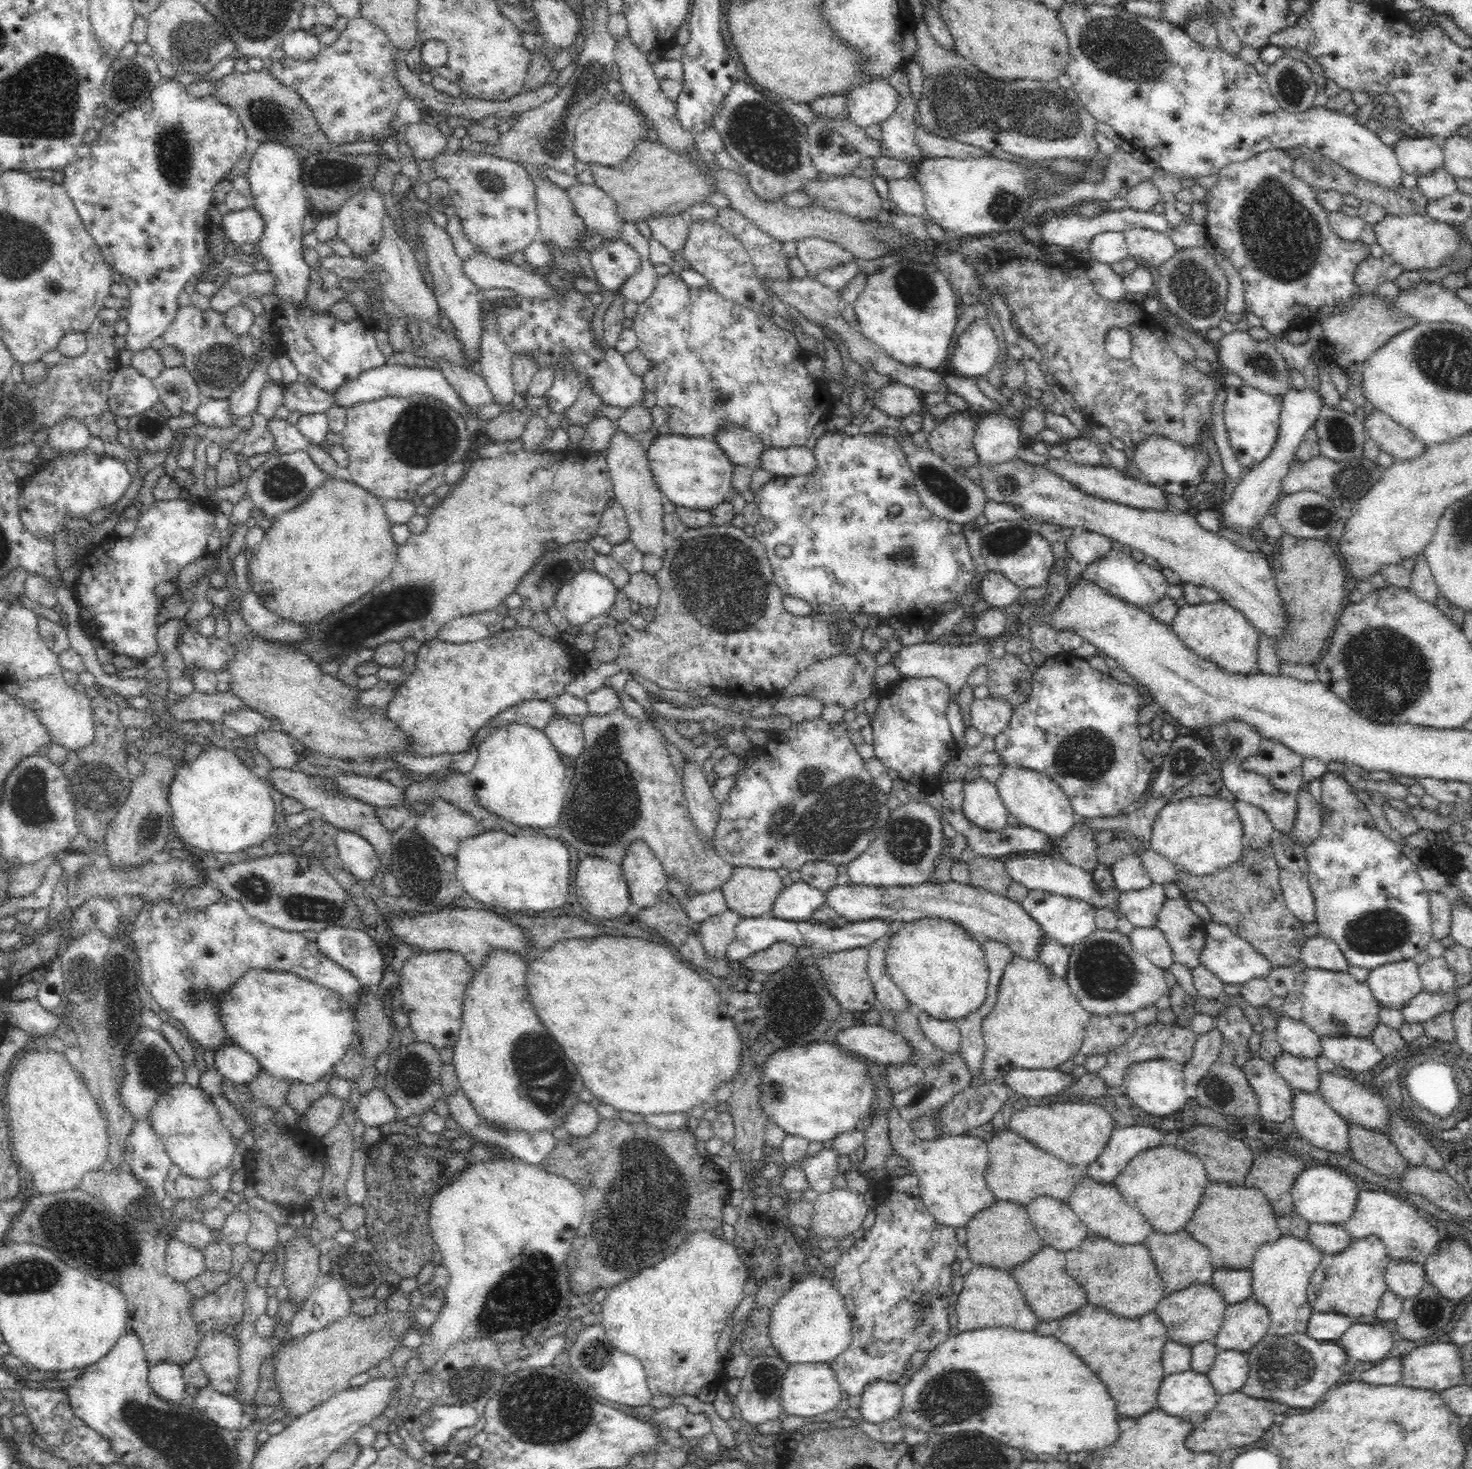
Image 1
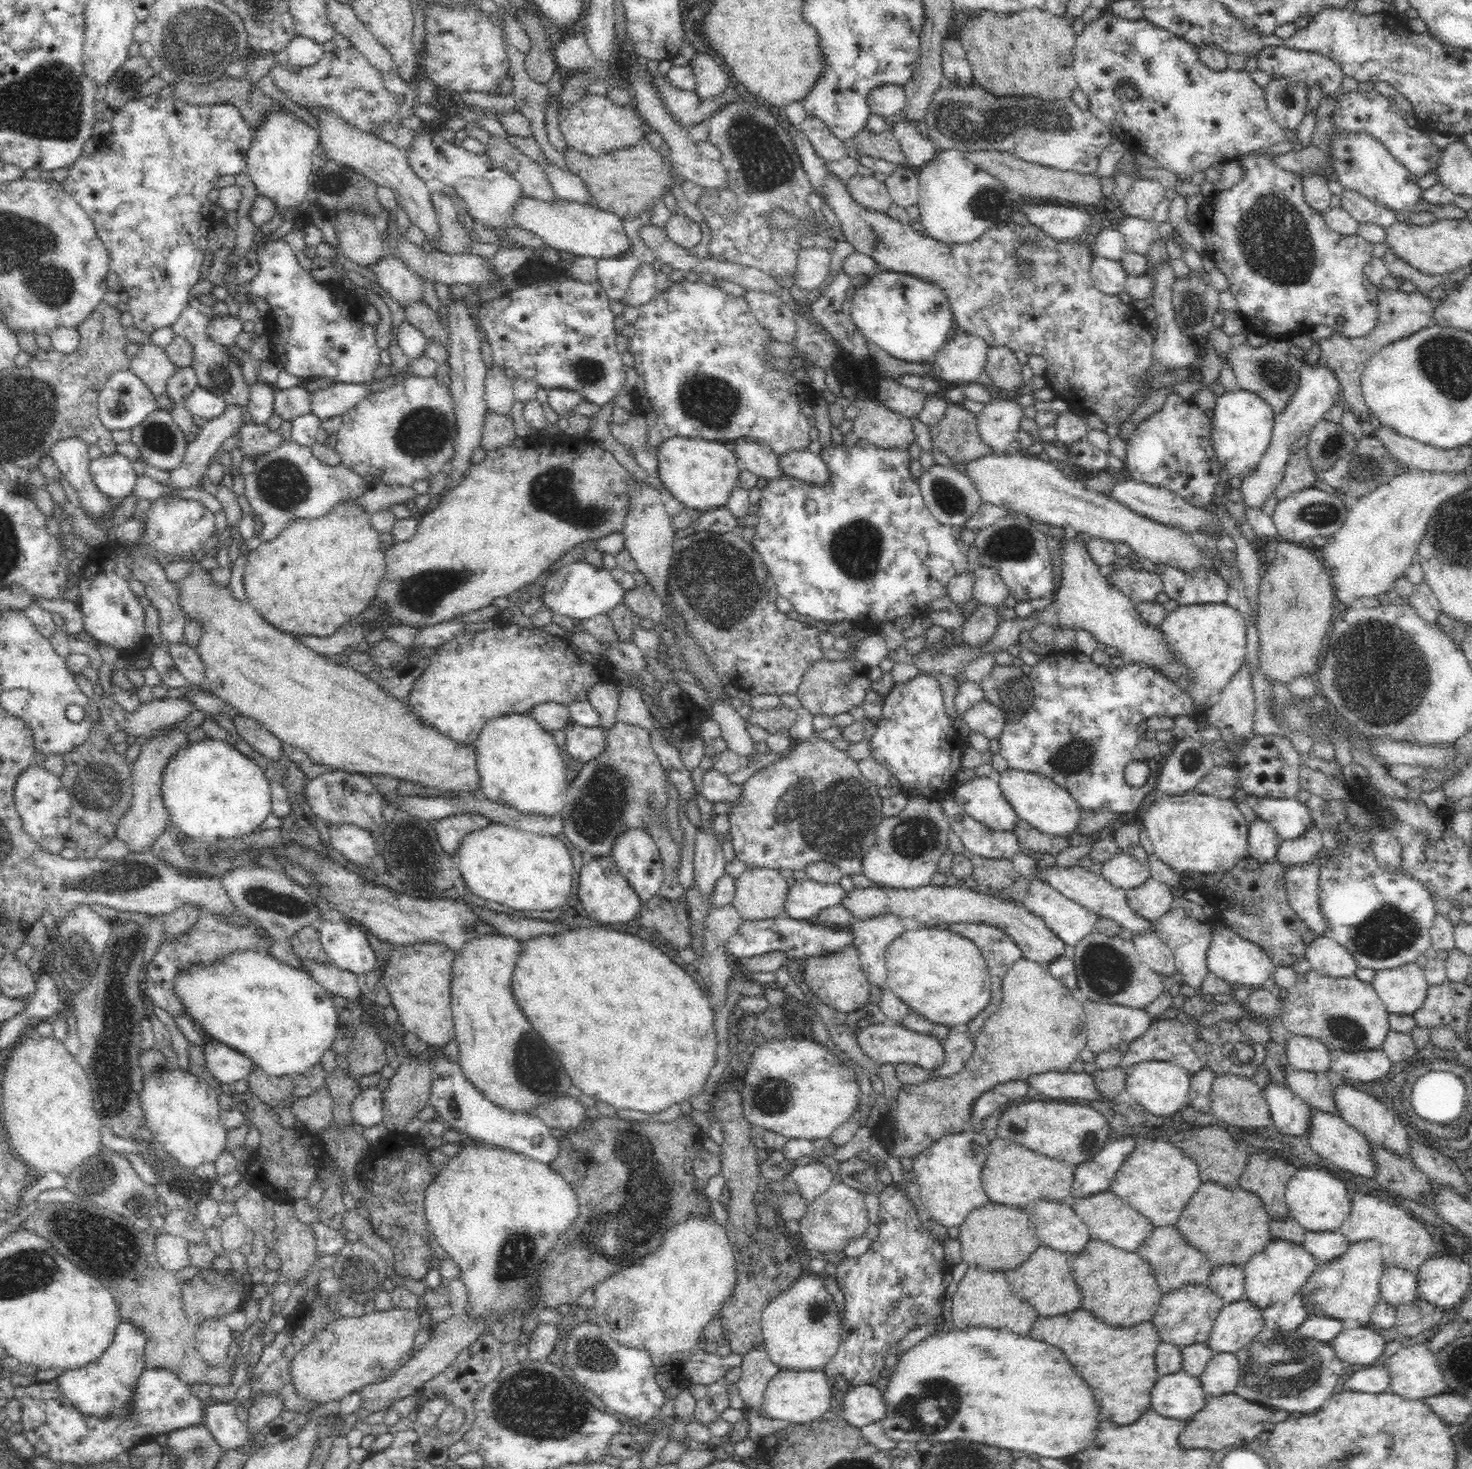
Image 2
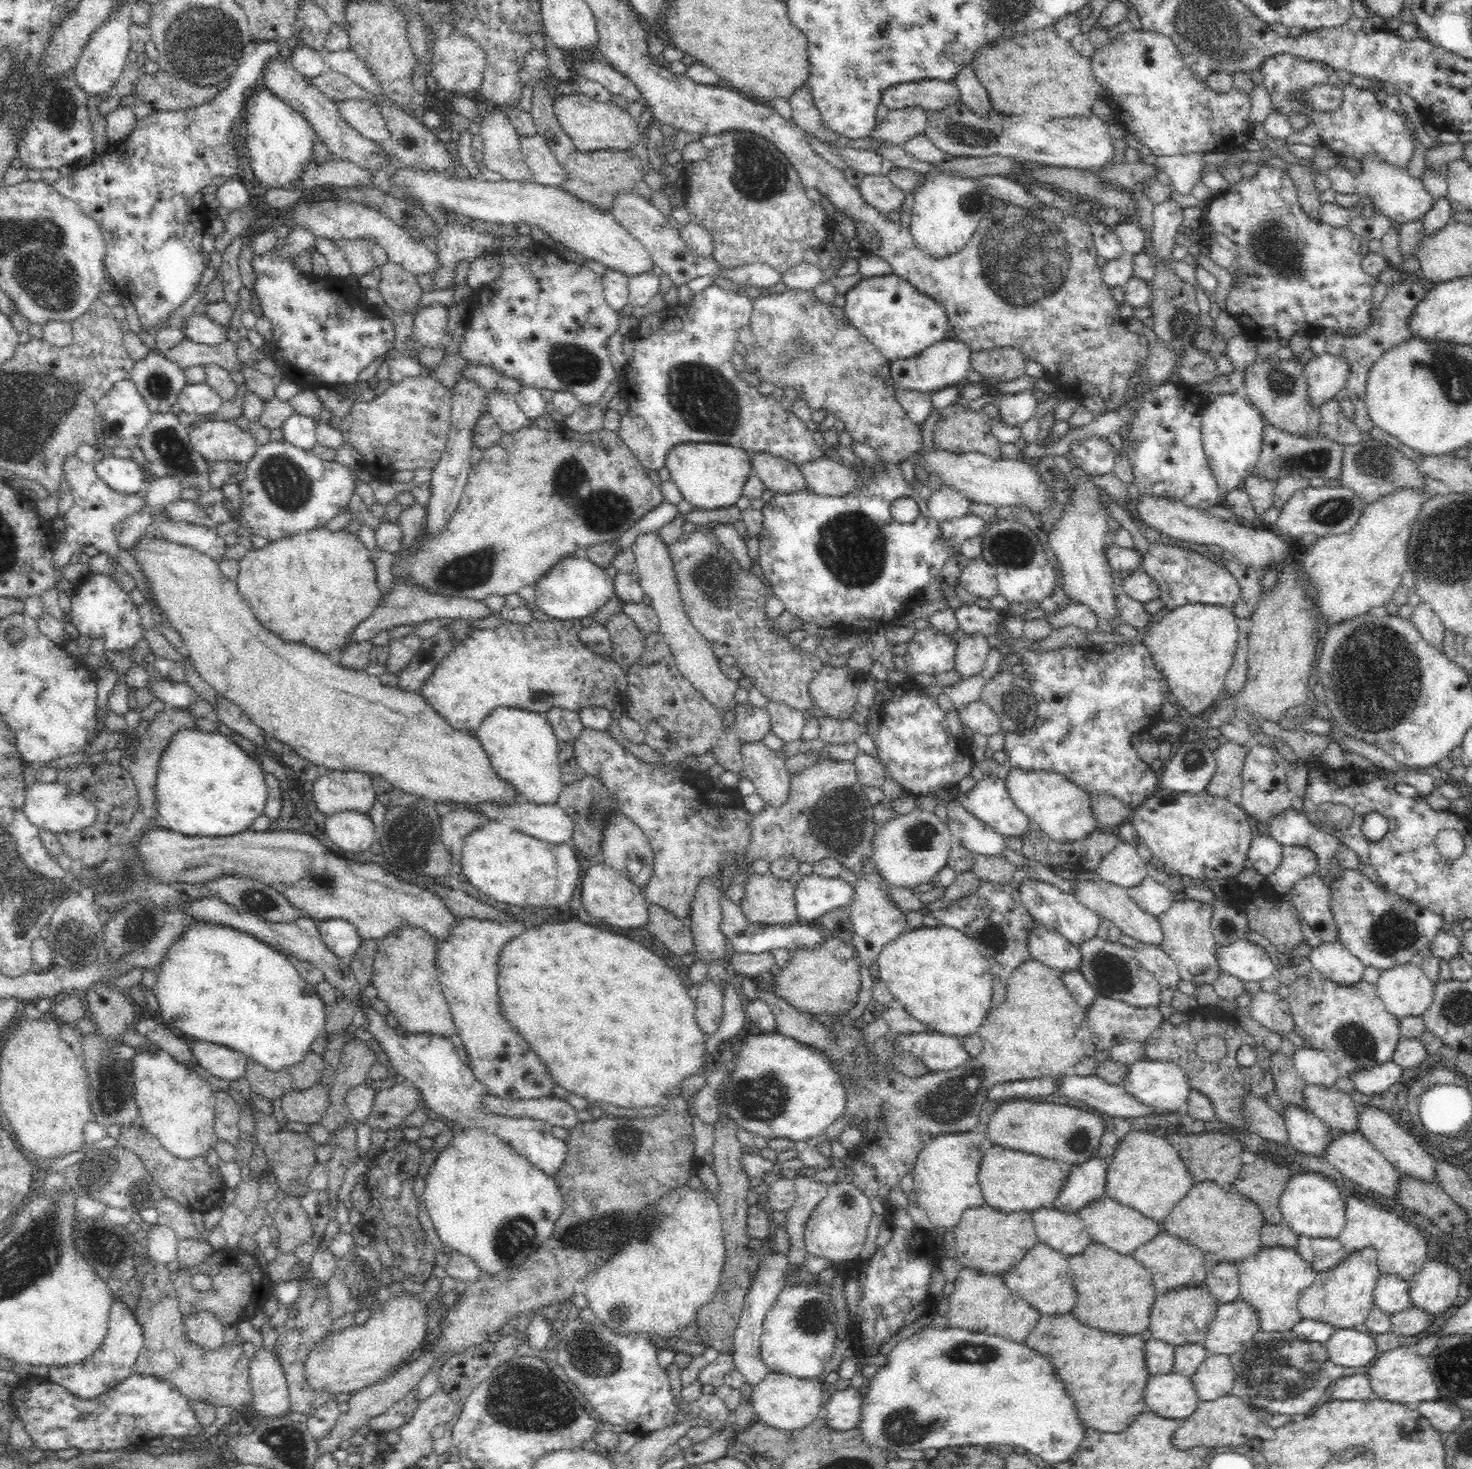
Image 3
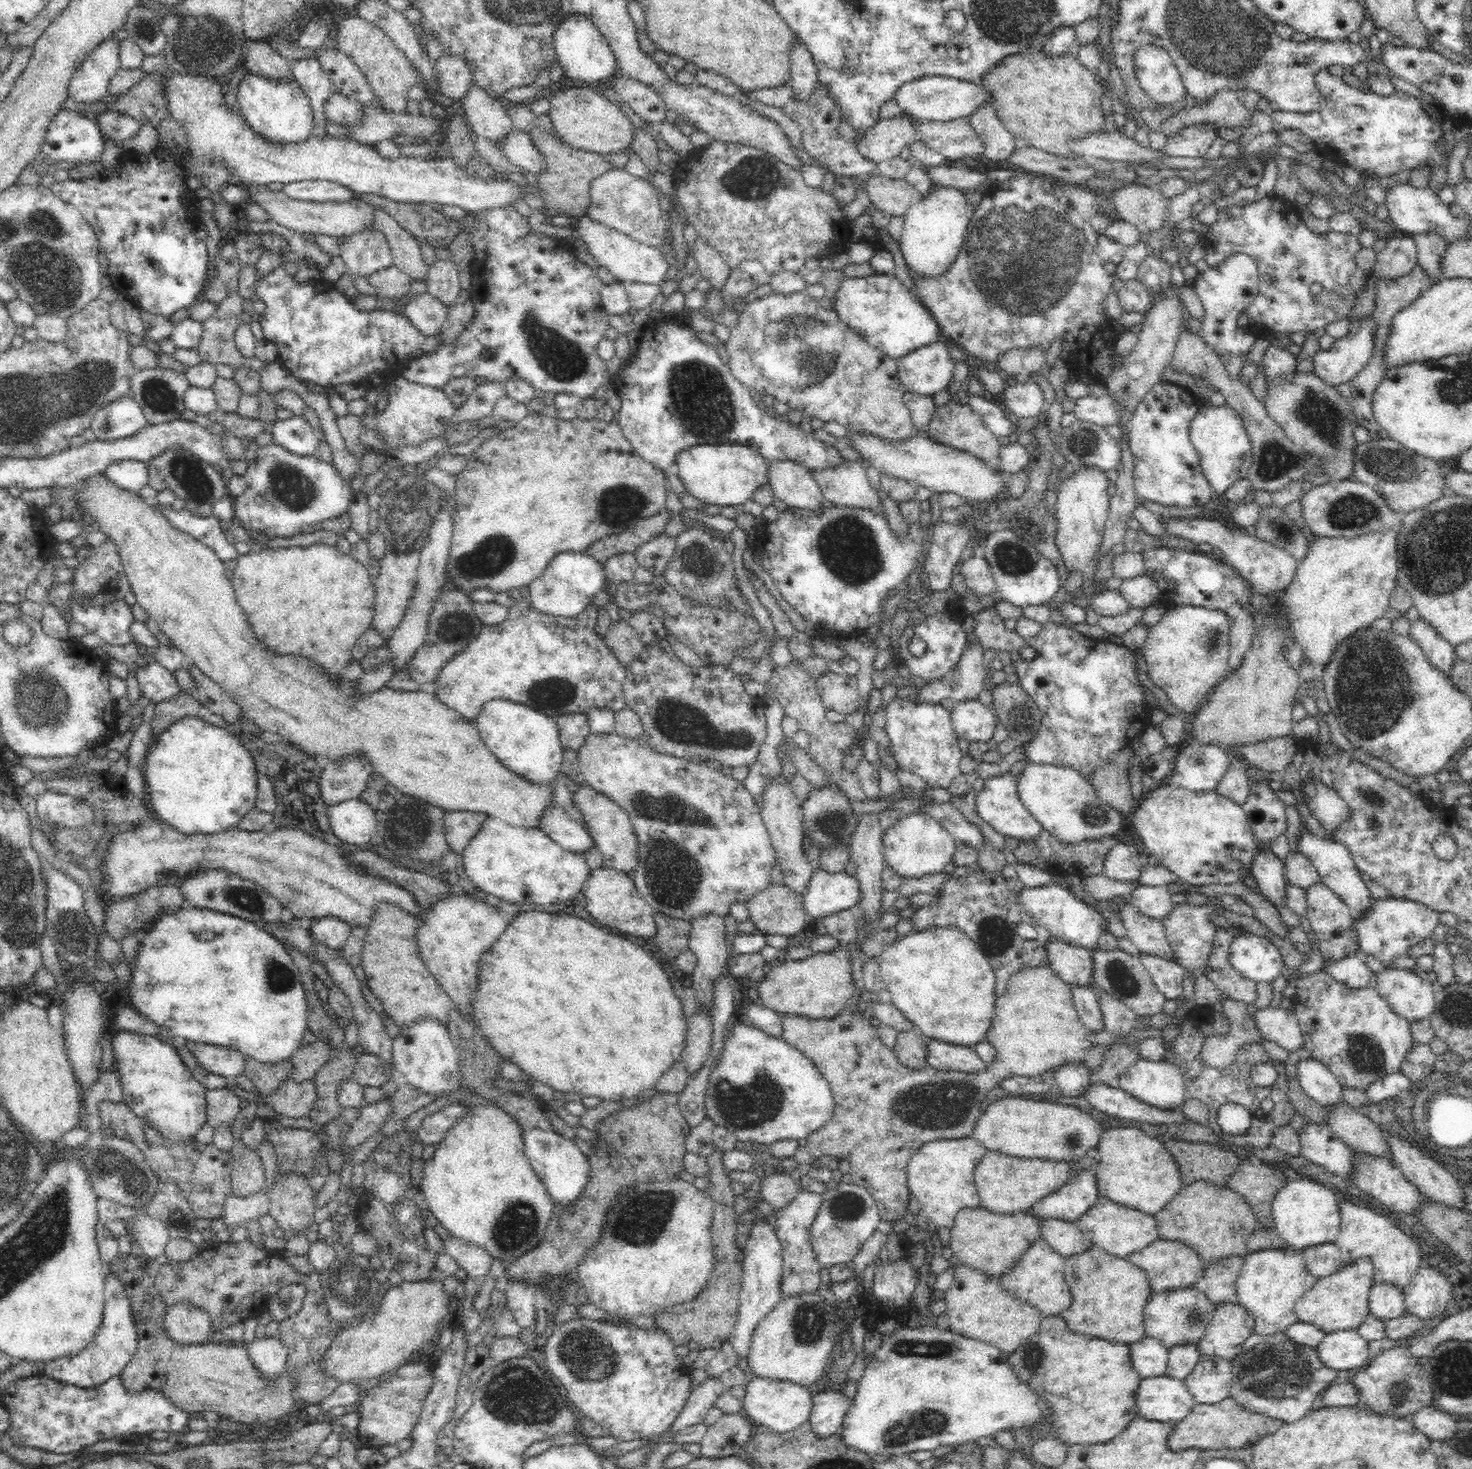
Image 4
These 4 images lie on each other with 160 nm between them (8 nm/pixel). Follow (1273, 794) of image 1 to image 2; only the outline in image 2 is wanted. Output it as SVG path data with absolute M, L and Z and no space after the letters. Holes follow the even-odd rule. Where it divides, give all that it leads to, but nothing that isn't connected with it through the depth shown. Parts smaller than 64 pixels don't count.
M1242 794L1257 817L1268 823L1282 840L1294 840L1314 825L1306 803L1297 798L1254 798Z

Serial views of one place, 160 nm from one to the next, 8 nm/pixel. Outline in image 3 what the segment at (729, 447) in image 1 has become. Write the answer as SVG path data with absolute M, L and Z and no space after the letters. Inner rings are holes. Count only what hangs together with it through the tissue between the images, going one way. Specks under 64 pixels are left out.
M765 452L751 454L753 472L776 494L798 494L809 488L800 467L792 461Z

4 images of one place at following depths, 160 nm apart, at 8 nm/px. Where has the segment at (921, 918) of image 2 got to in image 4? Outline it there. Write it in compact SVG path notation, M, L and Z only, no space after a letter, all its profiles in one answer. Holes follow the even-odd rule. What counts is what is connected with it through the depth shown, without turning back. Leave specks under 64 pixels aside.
M1051 939L1047 949L1050 967L1064 981L1072 986L1094 986L1094 961L1092 949L1069 945Z

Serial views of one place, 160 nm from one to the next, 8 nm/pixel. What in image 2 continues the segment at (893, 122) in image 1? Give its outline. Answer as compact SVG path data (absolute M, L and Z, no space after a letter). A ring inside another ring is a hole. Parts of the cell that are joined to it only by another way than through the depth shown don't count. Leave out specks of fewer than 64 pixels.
M897 122L894 128L894 135L898 143L904 149L908 167L924 166L930 160L934 160L941 152L941 148L930 138L924 138L916 126Z

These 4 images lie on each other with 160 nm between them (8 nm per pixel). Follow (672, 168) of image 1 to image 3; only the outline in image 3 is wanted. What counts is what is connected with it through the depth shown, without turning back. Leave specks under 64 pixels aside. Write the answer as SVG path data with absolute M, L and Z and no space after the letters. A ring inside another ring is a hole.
M541 79L534 86L532 97L532 108L530 110L533 117L537 134L544 138L549 145L549 149L554 153L558 164L563 167L567 177L560 183L560 188L573 195L576 199L588 202L596 210L608 210L612 194L618 190L630 190L636 187L636 182L642 180L646 174L646 163L640 157L632 155L626 150L602 150L602 151L582 151L576 149L573 141L563 132L557 122L552 100L553 89L549 88Z

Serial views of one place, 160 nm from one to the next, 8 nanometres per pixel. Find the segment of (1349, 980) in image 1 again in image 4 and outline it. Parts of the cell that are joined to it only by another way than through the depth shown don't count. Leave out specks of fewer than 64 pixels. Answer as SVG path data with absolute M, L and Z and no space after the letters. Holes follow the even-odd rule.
M1320 970L1296 980L1290 994L1293 1012L1305 1037L1305 1048L1316 1063L1326 1067L1340 1081L1342 1087L1366 1091L1373 1082L1401 1071L1415 1044L1411 1024L1395 1014L1376 989L1350 988L1336 982L1326 970Z

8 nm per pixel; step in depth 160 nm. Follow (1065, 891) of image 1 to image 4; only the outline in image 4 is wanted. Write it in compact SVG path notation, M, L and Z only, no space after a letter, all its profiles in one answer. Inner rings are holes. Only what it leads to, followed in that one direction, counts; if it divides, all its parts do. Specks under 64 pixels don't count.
M1126 904L1119 916L1126 929L1126 937L1134 942L1141 954L1176 962L1176 955L1166 938L1161 920L1144 916L1131 904Z

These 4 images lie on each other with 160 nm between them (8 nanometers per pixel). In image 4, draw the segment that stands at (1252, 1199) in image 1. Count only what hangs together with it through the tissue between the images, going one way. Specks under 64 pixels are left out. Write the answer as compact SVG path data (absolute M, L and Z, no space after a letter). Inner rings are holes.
M1205 1180L1185 1185L1153 1216L1159 1238L1182 1241L1196 1252L1204 1265L1219 1258L1245 1255L1247 1238L1258 1228L1253 1210L1241 1194L1226 1186L1216 1188Z

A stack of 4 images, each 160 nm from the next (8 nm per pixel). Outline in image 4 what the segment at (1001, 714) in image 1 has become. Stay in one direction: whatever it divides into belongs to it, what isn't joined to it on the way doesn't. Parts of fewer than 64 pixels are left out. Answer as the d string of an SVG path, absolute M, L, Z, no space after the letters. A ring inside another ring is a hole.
M979 700L957 701L951 709L951 723L959 738L990 742L998 723L993 710Z

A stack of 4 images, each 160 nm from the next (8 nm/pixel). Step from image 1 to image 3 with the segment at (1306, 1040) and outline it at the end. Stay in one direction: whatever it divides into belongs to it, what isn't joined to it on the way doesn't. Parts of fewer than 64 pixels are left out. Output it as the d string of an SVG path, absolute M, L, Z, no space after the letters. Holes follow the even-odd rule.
M1302 1047L1292 1058L1300 1079L1305 1080L1307 1084L1322 1089L1337 1087L1339 1072L1324 1053Z

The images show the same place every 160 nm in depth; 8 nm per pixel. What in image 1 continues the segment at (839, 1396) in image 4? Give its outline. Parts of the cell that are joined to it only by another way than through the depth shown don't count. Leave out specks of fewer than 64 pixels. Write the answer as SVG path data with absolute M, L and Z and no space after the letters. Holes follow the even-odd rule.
M872 1381L859 1397L858 1412L862 1420L878 1424L897 1415L901 1405L901 1387L893 1382Z

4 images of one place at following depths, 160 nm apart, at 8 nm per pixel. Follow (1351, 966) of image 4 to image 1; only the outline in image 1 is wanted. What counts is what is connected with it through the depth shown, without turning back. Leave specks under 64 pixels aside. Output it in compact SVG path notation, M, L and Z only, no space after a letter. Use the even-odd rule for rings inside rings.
M1316 933L1308 935L1301 950L1301 960L1307 968L1332 972L1347 972L1350 968L1342 949L1333 940Z

